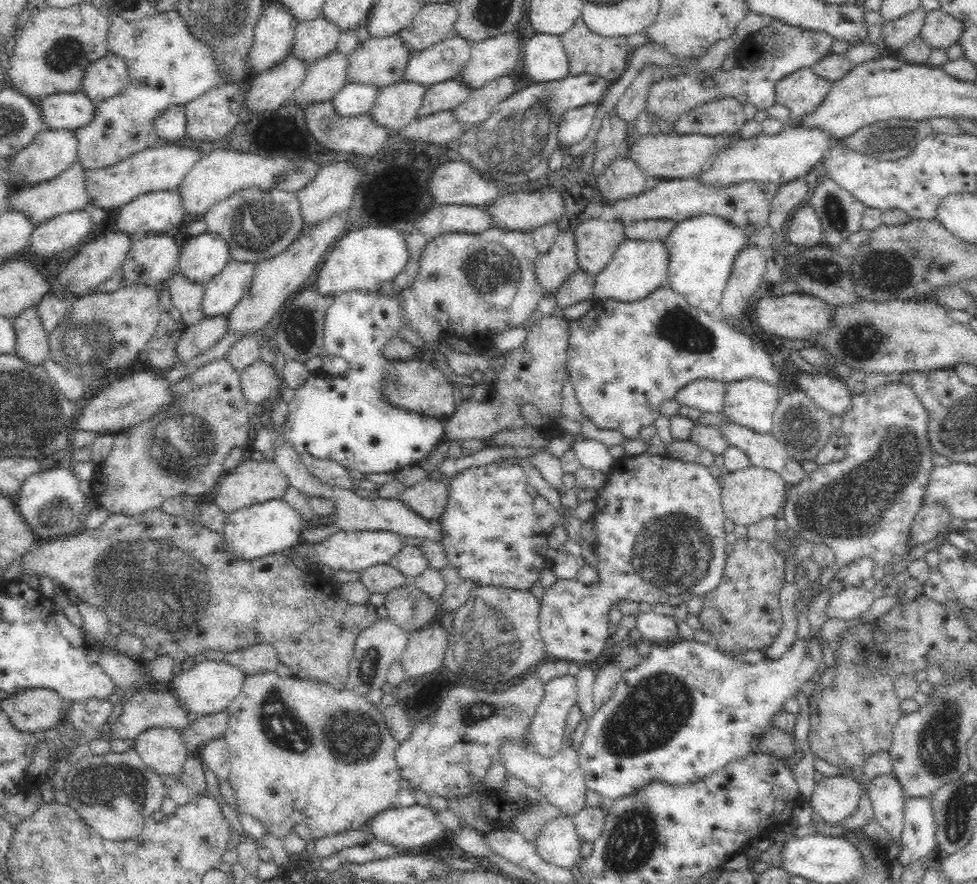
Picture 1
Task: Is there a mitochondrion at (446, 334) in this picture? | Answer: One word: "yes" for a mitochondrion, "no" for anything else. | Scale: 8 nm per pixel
no

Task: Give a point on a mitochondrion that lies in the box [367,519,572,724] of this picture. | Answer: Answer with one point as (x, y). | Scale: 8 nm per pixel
(490, 650)

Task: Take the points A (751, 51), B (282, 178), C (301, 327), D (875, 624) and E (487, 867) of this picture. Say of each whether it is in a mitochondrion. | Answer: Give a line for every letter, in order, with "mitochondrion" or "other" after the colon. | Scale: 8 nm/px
A: other
B: mitochondrion
C: mitochondrion
D: other
E: other

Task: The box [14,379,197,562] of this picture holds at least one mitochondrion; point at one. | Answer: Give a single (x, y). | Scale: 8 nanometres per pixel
(49, 517)

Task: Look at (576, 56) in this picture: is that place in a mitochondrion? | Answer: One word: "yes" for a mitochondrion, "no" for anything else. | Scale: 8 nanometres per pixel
no

